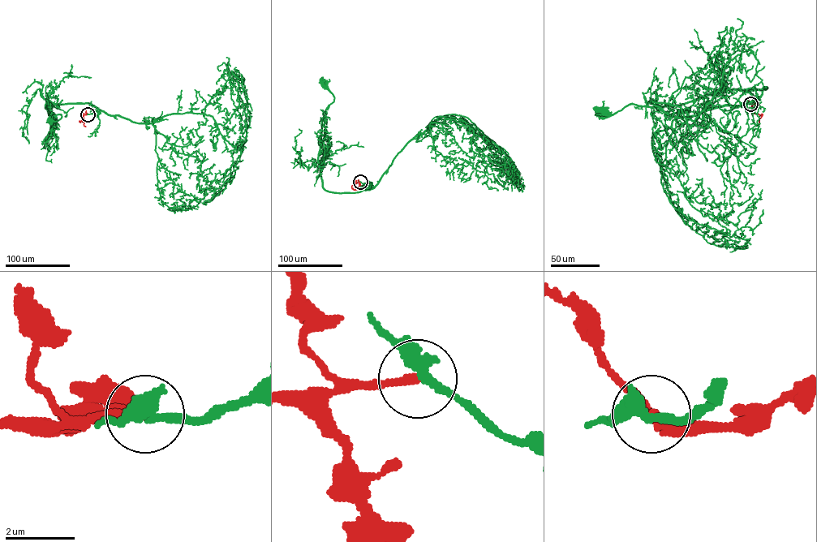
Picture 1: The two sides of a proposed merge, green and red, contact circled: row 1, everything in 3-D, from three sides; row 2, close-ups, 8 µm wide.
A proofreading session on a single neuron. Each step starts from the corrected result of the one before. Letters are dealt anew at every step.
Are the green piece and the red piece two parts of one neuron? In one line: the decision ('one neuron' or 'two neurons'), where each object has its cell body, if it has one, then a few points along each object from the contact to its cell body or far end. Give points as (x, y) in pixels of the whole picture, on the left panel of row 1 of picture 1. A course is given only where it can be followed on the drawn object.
one neuron; soma green (49, 119); soma red none; course green (88, 114), (101, 112), (88, 103), (45, 104), (49, 116), (62, 115), (57, 121), (49, 119); course red (88, 114), (79, 121), (86, 126)

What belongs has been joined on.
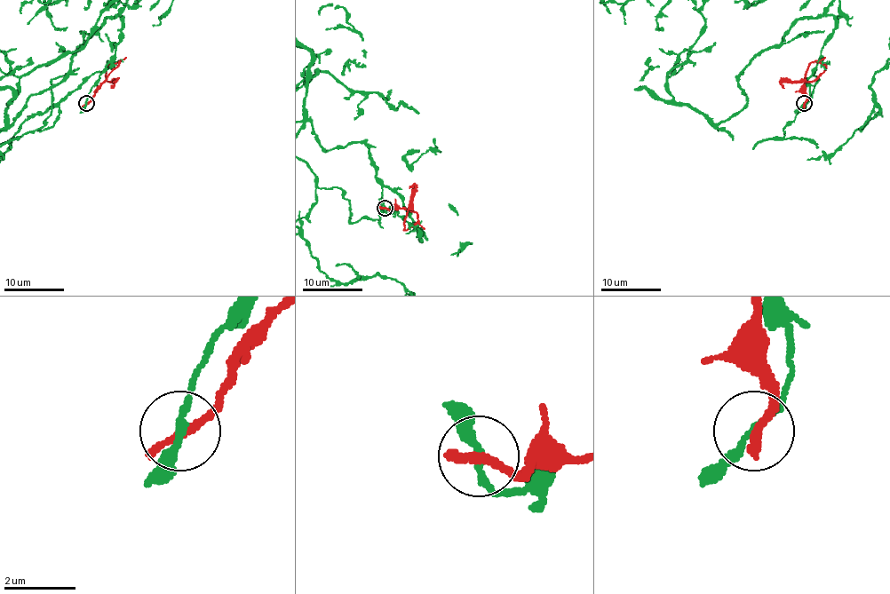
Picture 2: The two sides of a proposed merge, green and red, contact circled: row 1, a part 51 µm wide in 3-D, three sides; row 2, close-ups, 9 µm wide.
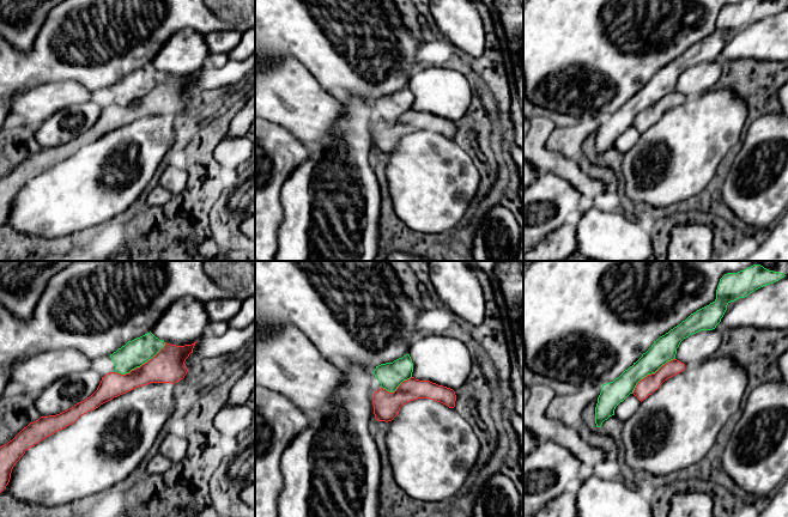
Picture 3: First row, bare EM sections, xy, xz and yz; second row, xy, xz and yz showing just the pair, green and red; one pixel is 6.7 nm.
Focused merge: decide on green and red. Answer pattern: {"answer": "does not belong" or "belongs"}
{"answer": "does not belong"}

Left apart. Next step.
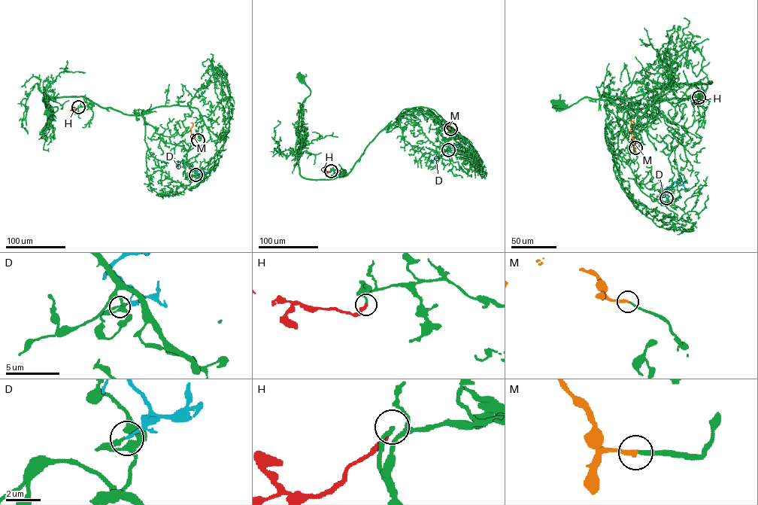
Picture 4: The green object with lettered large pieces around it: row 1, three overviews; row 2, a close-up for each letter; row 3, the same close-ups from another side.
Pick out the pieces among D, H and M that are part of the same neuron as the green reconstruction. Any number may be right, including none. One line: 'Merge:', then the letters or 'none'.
Merge: H, M

